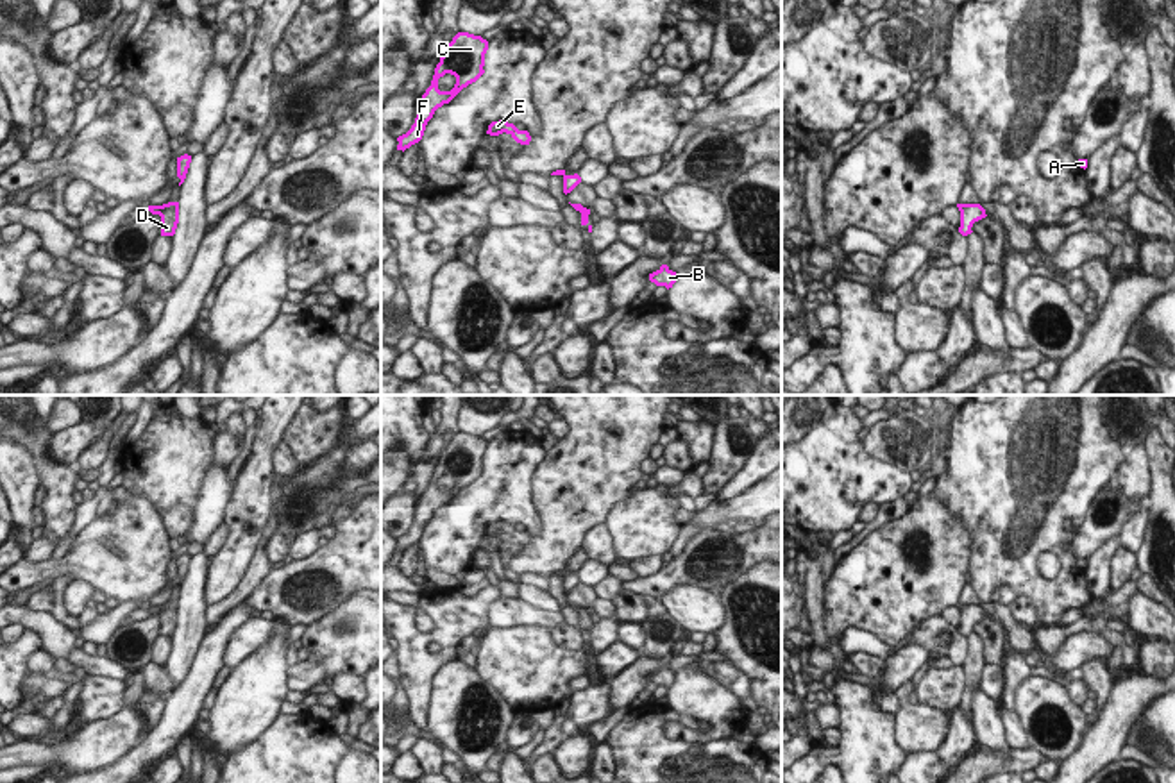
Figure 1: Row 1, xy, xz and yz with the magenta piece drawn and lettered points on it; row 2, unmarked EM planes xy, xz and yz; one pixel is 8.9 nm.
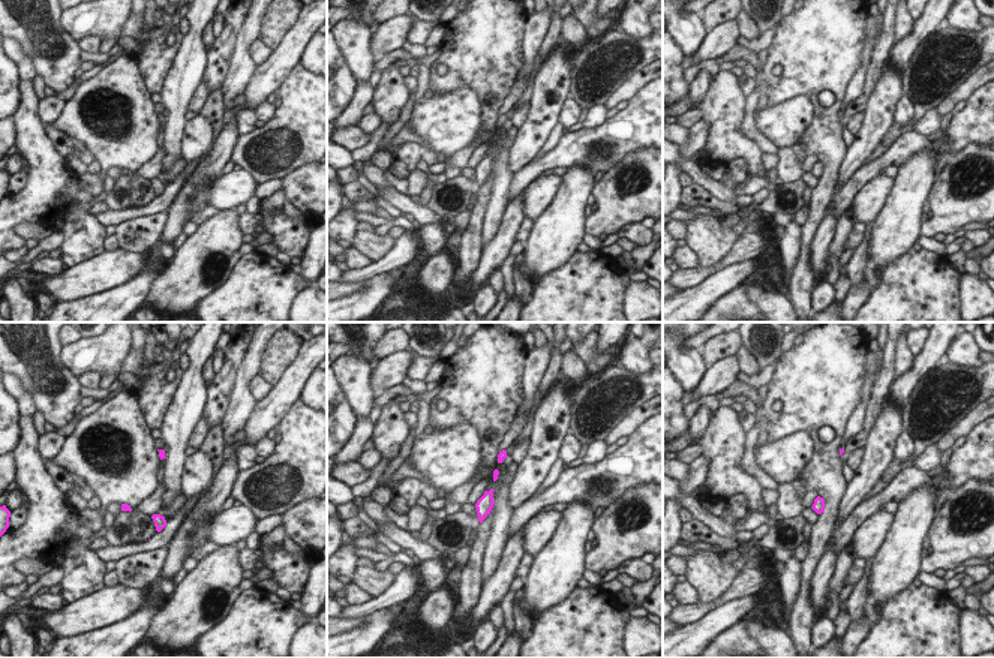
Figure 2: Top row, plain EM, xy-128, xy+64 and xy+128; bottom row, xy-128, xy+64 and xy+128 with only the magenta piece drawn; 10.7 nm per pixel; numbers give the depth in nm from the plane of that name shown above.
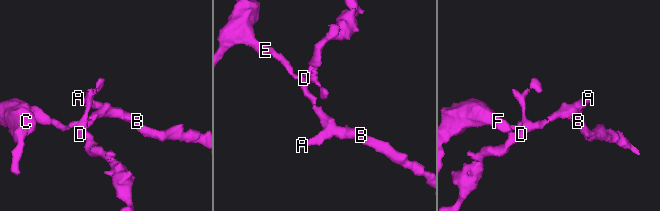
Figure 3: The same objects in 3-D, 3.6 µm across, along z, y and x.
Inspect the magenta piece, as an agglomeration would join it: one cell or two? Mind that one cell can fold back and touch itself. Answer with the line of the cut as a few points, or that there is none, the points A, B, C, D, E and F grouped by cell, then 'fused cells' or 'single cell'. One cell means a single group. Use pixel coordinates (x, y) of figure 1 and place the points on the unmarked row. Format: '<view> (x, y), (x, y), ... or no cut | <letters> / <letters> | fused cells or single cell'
xy (163, 606), (158, 614) | A B D / C E F | fused cells

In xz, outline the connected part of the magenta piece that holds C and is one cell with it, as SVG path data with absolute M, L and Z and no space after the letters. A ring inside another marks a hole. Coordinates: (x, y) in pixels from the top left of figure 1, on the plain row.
M458 433L449 443L447 450L440 458L435 468L431 486L426 490L422 499L417 502L417 518L411 529L399 536L397 551L406 551L418 543L424 536L427 522L433 518L435 511L444 504L449 504L463 488L476 483L483 474L485 454L488 450L488 442L481 436L469 433ZM445 474L456 477L456 484L451 492L438 490L438 479Z

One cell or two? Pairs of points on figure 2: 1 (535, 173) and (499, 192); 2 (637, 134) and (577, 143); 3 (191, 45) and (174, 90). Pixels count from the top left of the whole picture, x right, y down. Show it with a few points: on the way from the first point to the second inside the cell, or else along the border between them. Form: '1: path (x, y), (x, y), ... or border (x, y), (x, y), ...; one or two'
1: border (516, 173), (508, 201); two
2: path (622, 134), (619, 137), (592, 138); one
3: path (191, 56), (191, 66), (183, 80); one

